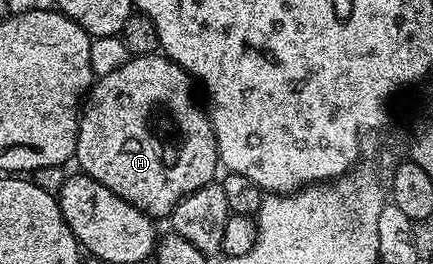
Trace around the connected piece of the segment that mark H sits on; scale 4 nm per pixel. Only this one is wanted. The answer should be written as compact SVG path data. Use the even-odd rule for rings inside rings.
M156 52L154 54L141 54L128 57L127 62L121 64L121 68L117 68L117 72L109 72L109 76L98 79L90 87L89 93L82 103L79 116L79 135L77 136L74 156L74 161L76 163L79 162L78 169L82 173L88 174L93 180L105 184L105 188L109 188L109 192L121 196L121 200L133 204L133 208L145 212L152 220L160 220L159 218L166 219L175 211L177 204L181 200L185 200L185 196L197 192L197 188L208 186L210 182L216 181L217 174L215 175L215 169L218 171L221 166L219 149L215 143L215 127L211 125L210 113L206 109L203 111L202 104L195 99L194 89L196 90L196 87L193 85L191 75L162 53Z

